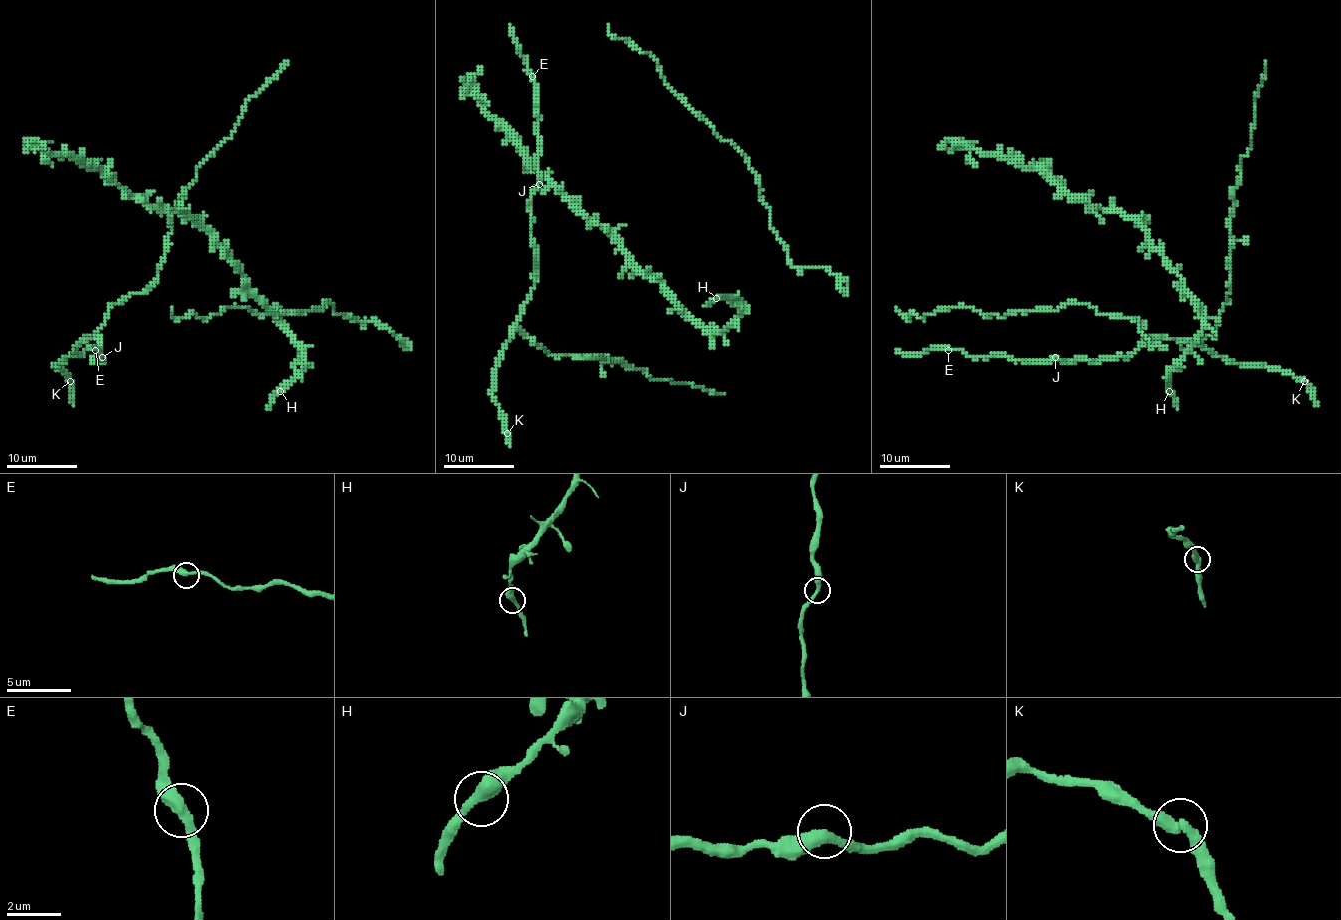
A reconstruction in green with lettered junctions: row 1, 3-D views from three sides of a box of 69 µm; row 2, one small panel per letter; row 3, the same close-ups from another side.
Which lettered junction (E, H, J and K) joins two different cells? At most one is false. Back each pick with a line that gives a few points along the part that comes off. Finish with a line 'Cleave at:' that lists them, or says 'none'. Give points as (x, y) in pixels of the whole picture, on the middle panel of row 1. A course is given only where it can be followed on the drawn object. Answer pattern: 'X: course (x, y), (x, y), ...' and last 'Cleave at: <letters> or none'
Cleave at: none

